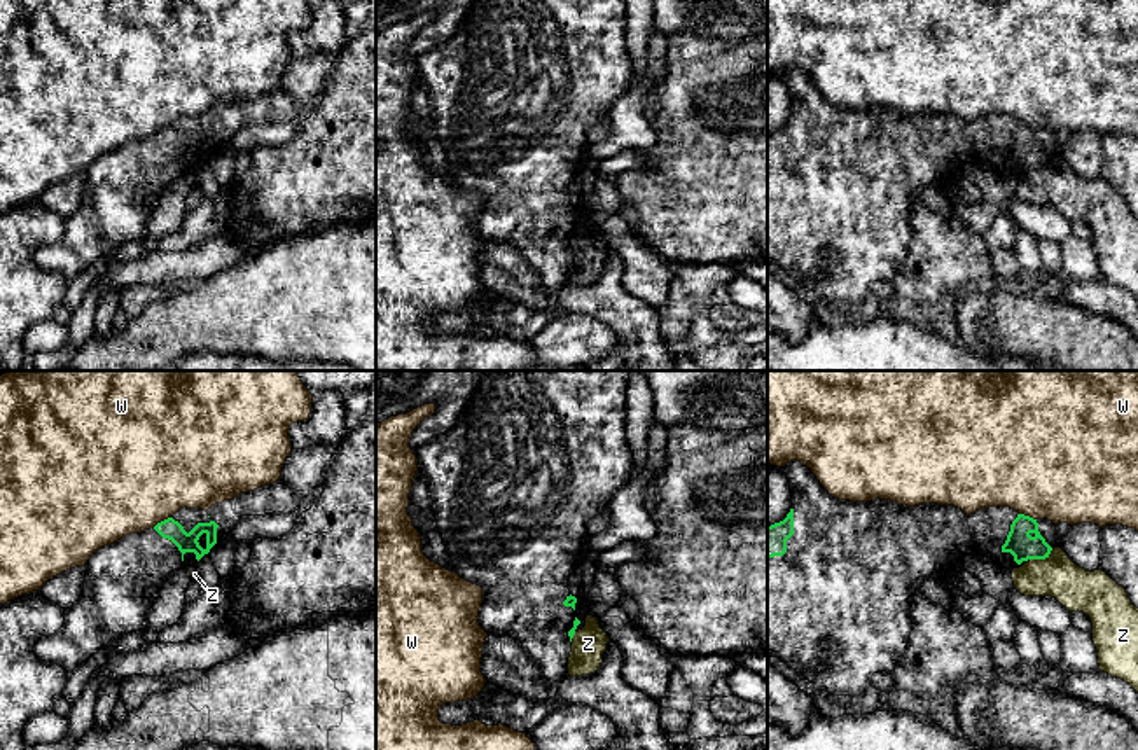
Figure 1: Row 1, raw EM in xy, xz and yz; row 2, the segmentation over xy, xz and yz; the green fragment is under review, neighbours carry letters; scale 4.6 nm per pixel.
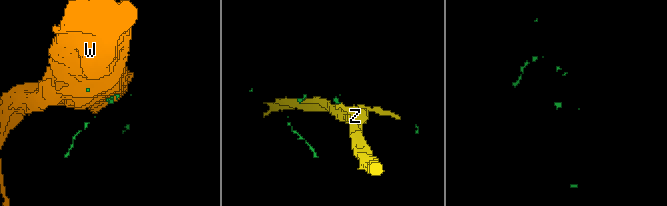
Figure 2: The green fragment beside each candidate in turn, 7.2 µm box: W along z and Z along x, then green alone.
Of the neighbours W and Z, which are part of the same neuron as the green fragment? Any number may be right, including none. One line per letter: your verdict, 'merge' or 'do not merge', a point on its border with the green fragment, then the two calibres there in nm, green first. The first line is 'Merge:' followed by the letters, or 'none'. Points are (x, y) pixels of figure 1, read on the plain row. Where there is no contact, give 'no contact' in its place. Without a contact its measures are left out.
Merge: none
W: do not merge; meets green in xy at (161, 130); 100 nm thick on the green side, 500 nm on the other
Z: do not merge; meets green in yz at (1040, 166); 120 nm thick on the green side, 190 nm on the other

